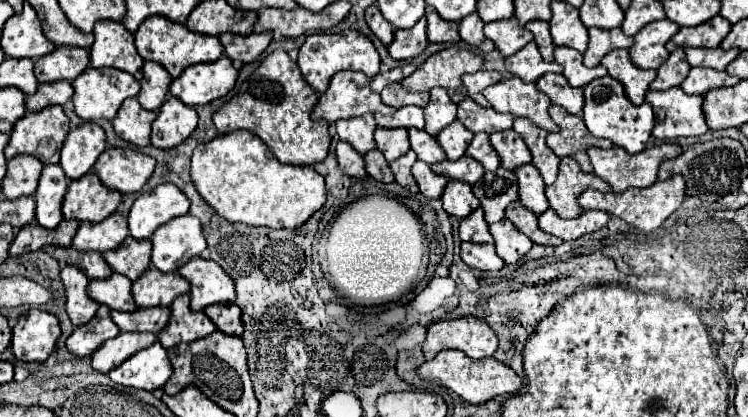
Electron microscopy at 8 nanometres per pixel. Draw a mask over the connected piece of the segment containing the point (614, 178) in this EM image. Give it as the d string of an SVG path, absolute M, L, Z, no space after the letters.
M660 143L654 145L650 149L644 149L642 153L636 153L630 157L630 153L626 153L622 147L612 147L608 151L598 149L598 147L590 147L588 155L594 167L594 173L604 179L606 183L610 183L614 193L622 193L630 187L650 187L652 183L656 183L656 175L658 175L658 167L662 161L666 159L674 159L682 153L682 147L678 143Z

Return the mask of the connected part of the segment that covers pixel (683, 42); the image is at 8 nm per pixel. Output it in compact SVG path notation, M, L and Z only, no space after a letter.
M716 15L702 25L680 29L670 39L670 43L666 43L666 49L674 51L676 47L720 47L722 39L728 35L730 27L732 25L724 17Z

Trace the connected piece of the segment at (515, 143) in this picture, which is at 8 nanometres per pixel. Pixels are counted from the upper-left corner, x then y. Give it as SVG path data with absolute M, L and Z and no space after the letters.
M512 129L492 133L490 143L500 157L500 167L504 167L508 171L514 171L532 161L524 139L518 133L514 133Z

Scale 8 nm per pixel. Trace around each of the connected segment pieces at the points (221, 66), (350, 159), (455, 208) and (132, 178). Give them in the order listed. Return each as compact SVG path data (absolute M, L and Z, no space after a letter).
M222 55L214 63L200 63L188 67L180 77L172 81L170 95L190 107L206 105L218 97L228 95L234 89L236 77L238 71L234 69L232 61Z
M340 141L336 147L336 155L338 155L338 165L342 167L342 173L350 177L366 177L364 157L350 143Z
M450 179L448 185L444 187L442 203L444 203L444 211L456 219L464 219L474 209L480 207L480 201L474 197L472 187L456 179Z
M106 147L98 157L94 171L102 185L120 193L136 193L144 187L154 171L156 161L136 149Z

